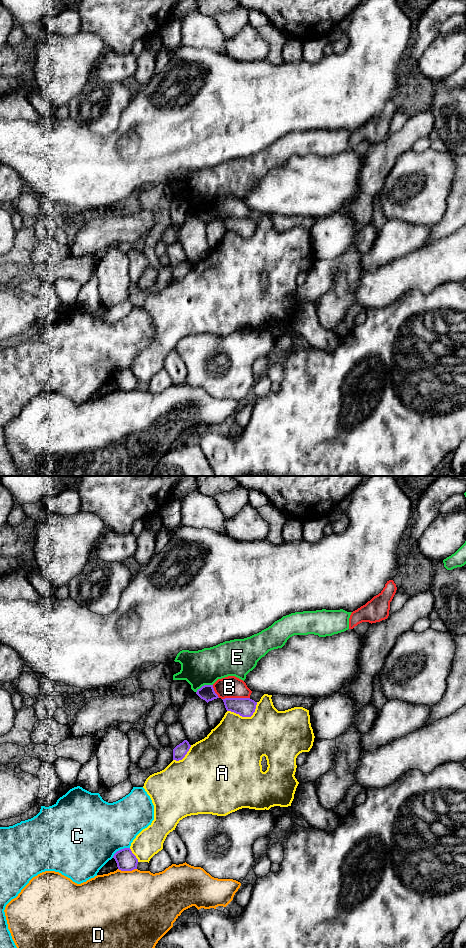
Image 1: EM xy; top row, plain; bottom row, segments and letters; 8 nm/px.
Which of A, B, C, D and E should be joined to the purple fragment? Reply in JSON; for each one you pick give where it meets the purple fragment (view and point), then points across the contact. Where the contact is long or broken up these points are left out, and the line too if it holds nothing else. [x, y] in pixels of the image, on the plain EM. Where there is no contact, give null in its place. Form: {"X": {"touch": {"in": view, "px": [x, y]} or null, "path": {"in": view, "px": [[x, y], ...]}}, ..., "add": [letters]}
{"add": []}

